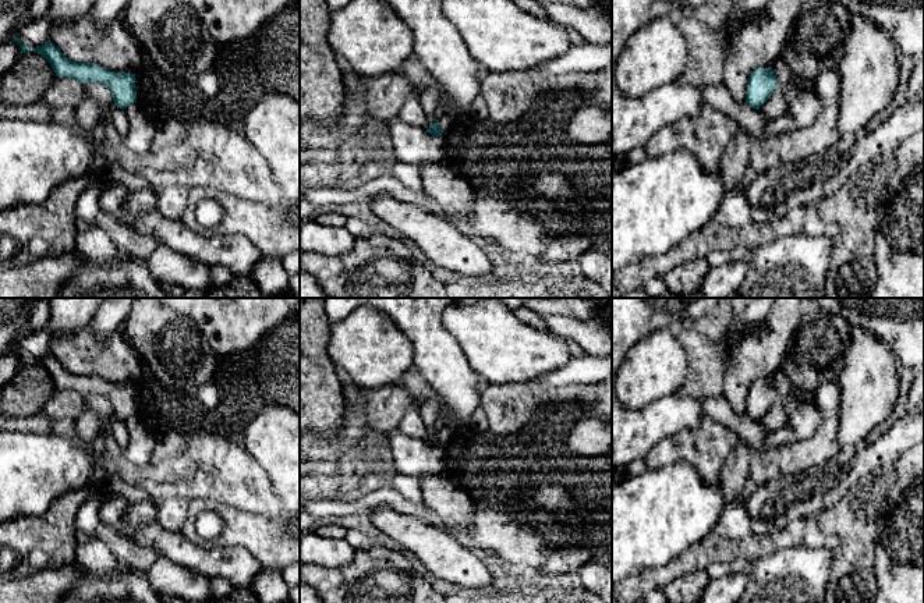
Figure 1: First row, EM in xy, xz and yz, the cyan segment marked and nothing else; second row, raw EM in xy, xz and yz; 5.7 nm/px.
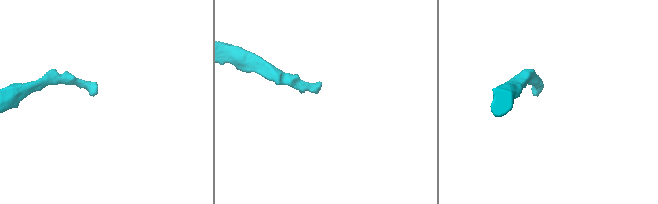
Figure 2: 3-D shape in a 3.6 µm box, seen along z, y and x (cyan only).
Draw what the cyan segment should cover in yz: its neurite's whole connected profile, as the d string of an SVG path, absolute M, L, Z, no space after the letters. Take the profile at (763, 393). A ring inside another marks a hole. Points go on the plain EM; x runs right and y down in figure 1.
M755 380L747 394L746 415L753 421L760 419L768 412L778 397L776 387L769 380Z

